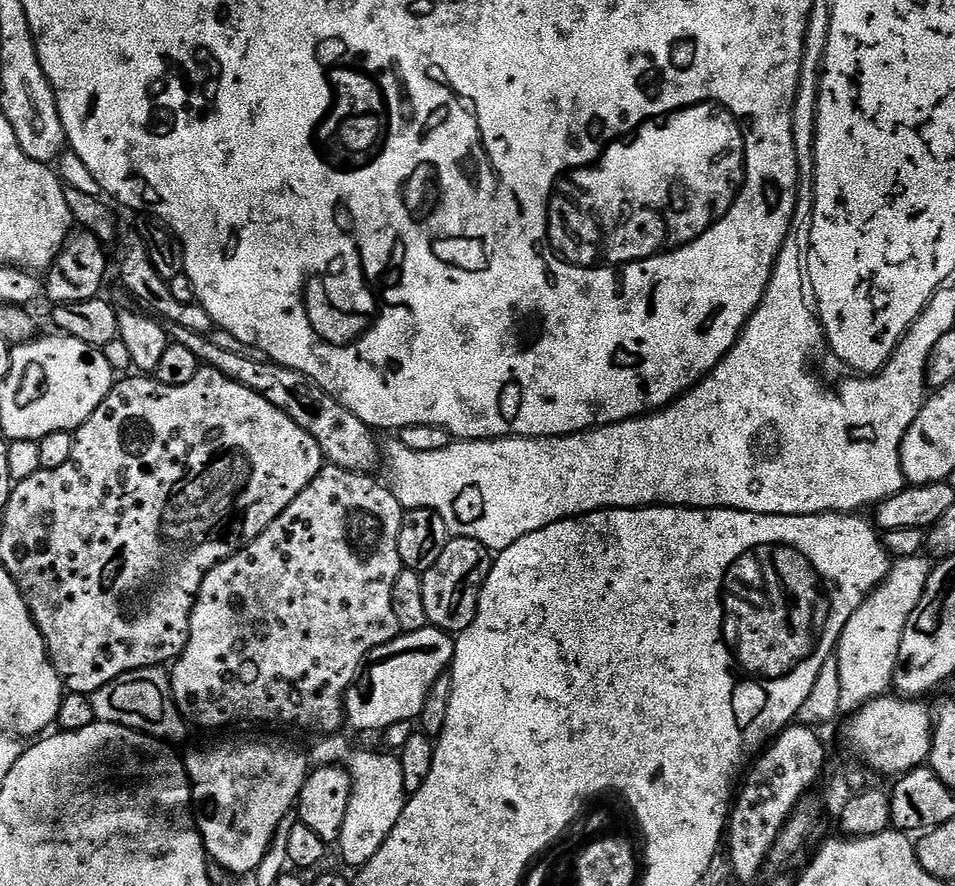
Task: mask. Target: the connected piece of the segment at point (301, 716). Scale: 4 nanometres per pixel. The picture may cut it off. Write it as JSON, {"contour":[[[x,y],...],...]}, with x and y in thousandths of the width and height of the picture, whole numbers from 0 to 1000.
{"contour":[[[347,526],[336,528],[334,535],[325,544],[325,549],[320,549],[320,553],[316,553],[316,558],[312,558],[312,562],[308,562],[308,567],[304,567],[304,571],[299,571],[299,576],[295,576],[295,580],[291,580],[291,585],[287,585],[287,589],[283,589],[283,594],[279,594],[279,598],[274,598],[274,603],[270,603],[270,607],[260,609],[252,617],[251,622],[245,624],[241,630],[237,630],[230,637],[224,638],[219,643],[216,652],[212,657],[212,661],[207,666],[205,678],[201,685],[199,711],[197,712],[197,728],[193,730],[193,737],[187,740],[178,754],[180,787],[184,793],[184,800],[188,802],[190,808],[193,809],[198,818],[204,819],[206,817],[209,822],[239,822],[242,817],[294,817],[297,822],[315,822],[318,826],[335,826],[331,828],[339,833],[355,827],[359,823],[356,821],[361,821],[360,781],[371,770],[371,765],[374,758],[377,757],[377,749],[383,743],[383,738],[387,738],[387,734],[392,734],[396,729],[408,725],[413,719],[420,717],[417,698],[413,698],[413,684],[408,679],[408,670],[413,666],[413,652],[417,652],[417,648],[421,644],[419,626],[417,625],[417,598],[421,594],[424,574],[420,573],[417,562],[413,562],[409,550],[403,549],[401,545],[398,547],[393,542],[394,540],[390,535],[368,533],[361,528],[349,528]]]}

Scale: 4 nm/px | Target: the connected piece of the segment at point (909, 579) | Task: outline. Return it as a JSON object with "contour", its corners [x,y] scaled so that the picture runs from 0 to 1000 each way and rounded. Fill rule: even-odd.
{"contour":[[[963,628],[938,632],[931,640],[928,653],[906,675],[898,688],[894,688],[894,693],[890,693],[873,737],[882,778],[877,788],[881,805],[891,805],[907,797],[909,790],[935,780],[934,762],[940,752],[940,734],[945,734],[945,716],[949,716],[953,693],[957,693],[961,679],[965,679],[976,643],[977,638]]]}

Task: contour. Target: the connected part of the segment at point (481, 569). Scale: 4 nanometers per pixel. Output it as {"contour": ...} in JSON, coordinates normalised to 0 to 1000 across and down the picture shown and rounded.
{"contour":[[[473,605],[470,608],[463,625],[459,625],[459,634],[442,647],[443,683],[451,708],[470,716],[481,716],[490,710],[498,696],[503,663],[509,657],[516,631],[516,624],[496,607]]]}

